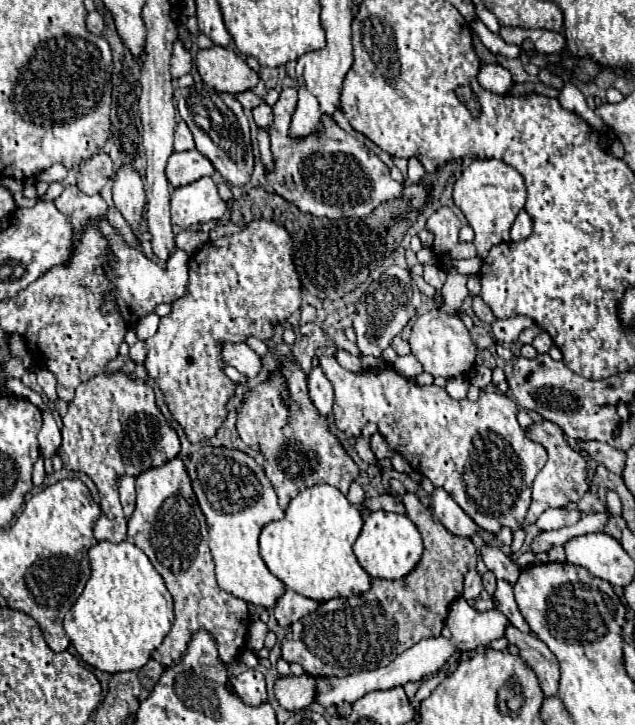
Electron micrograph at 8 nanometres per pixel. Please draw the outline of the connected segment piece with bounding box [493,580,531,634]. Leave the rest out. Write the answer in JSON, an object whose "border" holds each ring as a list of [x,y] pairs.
{"border":[[[497,580],[497,590],[493,594],[493,602],[495,602],[495,608],[499,612],[503,612],[503,616],[507,616],[507,620],[517,626],[521,632],[529,632],[531,630],[527,628],[527,622],[523,620],[517,604],[515,604],[515,598],[513,598],[513,586],[505,580]]]}

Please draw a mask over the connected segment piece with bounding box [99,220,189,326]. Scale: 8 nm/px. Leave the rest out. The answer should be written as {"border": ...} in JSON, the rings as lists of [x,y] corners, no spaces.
{"border":[[[101,220],[99,222],[99,230],[109,238],[111,242],[111,250],[113,250],[113,258],[111,260],[111,278],[113,278],[113,284],[117,288],[117,296],[115,300],[105,300],[103,304],[103,312],[109,312],[113,310],[115,306],[121,310],[125,322],[129,326],[135,326],[143,316],[151,314],[155,310],[157,304],[171,304],[175,300],[179,300],[179,296],[185,296],[187,294],[187,280],[189,280],[189,272],[187,272],[187,254],[183,250],[177,250],[169,260],[167,260],[167,266],[161,268],[159,264],[155,264],[153,260],[149,260],[143,252],[135,250],[135,248],[129,248],[123,238],[113,230],[113,226],[107,222],[107,220]]]}

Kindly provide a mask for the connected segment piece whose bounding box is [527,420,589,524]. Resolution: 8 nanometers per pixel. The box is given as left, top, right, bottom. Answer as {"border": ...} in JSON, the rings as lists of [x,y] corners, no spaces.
{"border":[[[547,420],[537,422],[527,430],[527,436],[531,440],[543,444],[549,454],[547,464],[541,468],[541,472],[533,480],[533,502],[527,512],[527,524],[533,524],[547,508],[565,508],[565,506],[581,500],[581,496],[587,492],[589,484],[587,484],[587,458],[565,442],[563,432],[559,430],[557,424],[547,422]]]}

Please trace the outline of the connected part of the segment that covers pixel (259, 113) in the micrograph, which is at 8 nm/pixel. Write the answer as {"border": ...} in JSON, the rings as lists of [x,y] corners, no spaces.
{"border":[[[259,104],[253,108],[253,118],[257,122],[257,126],[263,126],[263,128],[269,128],[271,122],[273,122],[273,112],[271,112],[271,106],[269,104]]]}

